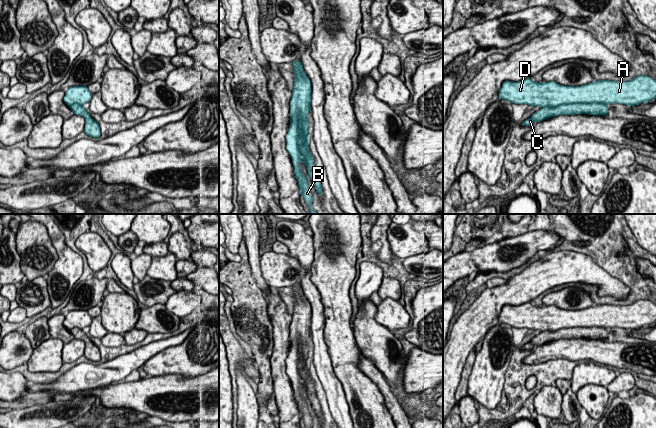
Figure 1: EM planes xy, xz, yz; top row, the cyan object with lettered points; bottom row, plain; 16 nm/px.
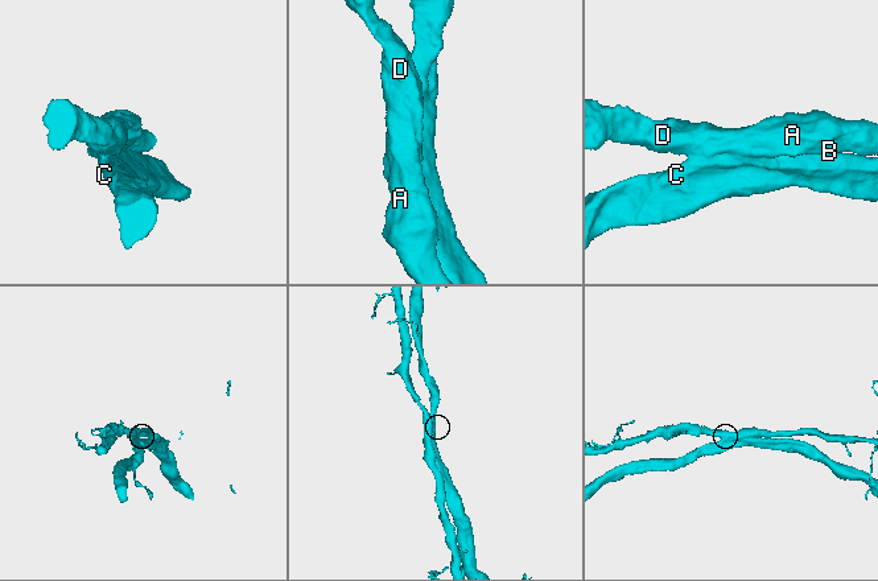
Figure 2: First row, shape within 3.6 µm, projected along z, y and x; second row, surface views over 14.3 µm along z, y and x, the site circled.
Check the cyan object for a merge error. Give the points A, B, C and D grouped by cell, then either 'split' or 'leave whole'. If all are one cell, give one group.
A B D / C; split

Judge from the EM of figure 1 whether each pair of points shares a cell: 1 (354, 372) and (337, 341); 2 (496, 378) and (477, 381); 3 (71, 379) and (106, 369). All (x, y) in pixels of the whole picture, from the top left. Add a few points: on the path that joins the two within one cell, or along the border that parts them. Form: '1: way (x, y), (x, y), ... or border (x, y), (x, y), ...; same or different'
1: way (346, 364), (343, 349); same
2: way (491, 378), (482, 381); same
3: way (80, 378), (83, 376), (97, 376); same

